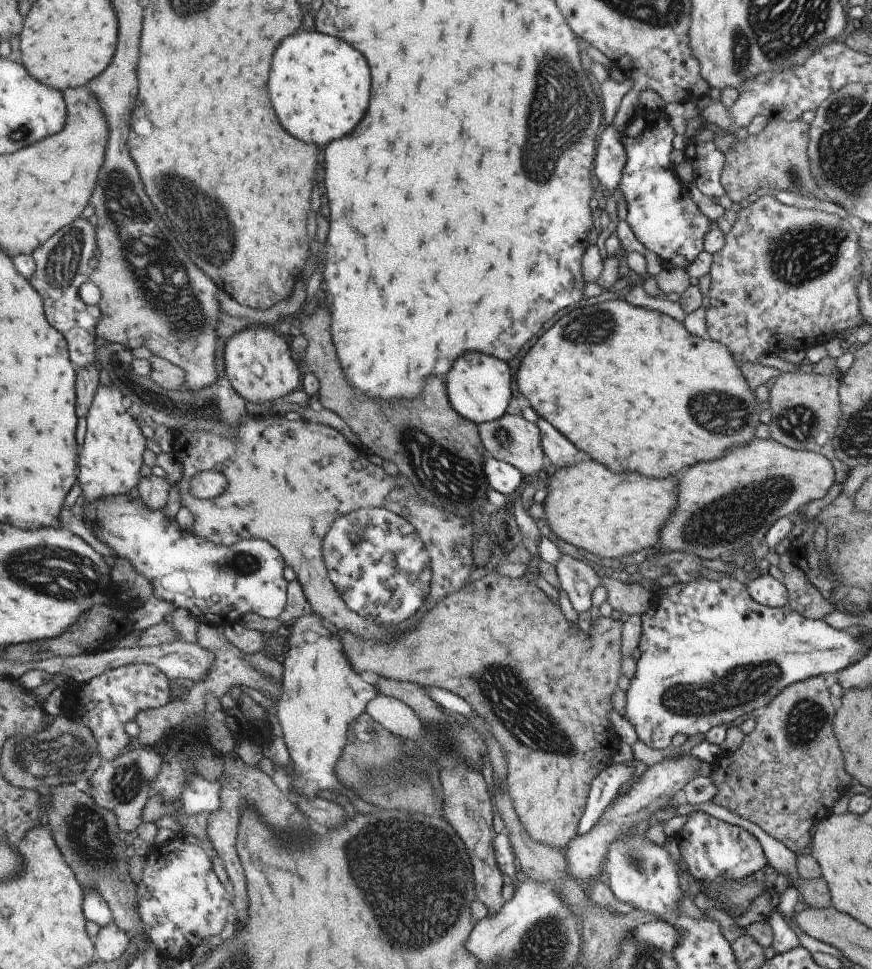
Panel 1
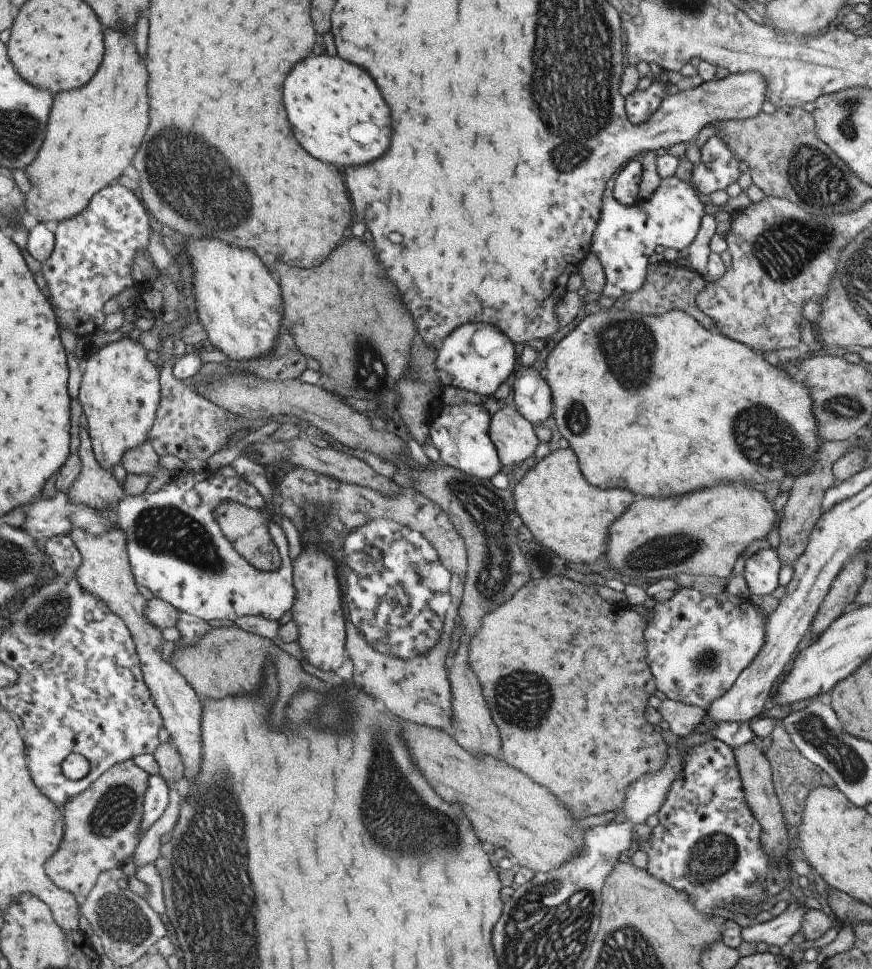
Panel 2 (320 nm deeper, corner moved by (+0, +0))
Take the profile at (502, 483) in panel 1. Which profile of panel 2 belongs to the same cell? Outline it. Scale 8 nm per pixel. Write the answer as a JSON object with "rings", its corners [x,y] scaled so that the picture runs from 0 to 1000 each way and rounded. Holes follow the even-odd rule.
{"rings":[[[503,414],[494,425],[493,441],[489,444],[494,457],[503,467],[505,475],[547,493],[561,494],[575,486],[570,465],[561,452],[561,425],[548,417],[530,415],[507,418]]]}

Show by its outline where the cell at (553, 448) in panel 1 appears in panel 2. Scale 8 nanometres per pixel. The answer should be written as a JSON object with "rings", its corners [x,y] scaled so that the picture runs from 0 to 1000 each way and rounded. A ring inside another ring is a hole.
{"rings":[[[618,375],[591,384],[587,405],[589,420],[603,434],[614,440],[627,433],[632,410]]]}

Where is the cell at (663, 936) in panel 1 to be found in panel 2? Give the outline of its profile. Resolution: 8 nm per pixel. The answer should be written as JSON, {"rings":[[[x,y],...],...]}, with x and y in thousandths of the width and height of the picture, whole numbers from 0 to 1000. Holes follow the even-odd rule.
{"rings":[[[911,930],[904,933],[896,943],[882,950],[862,954],[859,958],[850,958],[851,970],[896,977],[917,960],[917,951],[927,939],[922,932]]]}

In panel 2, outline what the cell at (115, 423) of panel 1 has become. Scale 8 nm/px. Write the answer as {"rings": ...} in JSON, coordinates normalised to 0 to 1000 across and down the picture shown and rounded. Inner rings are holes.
{"rings":[[[148,347],[116,356],[102,366],[92,394],[92,423],[110,472],[122,484],[140,480],[146,465],[170,454],[186,412],[185,387],[169,369],[167,357]]]}

